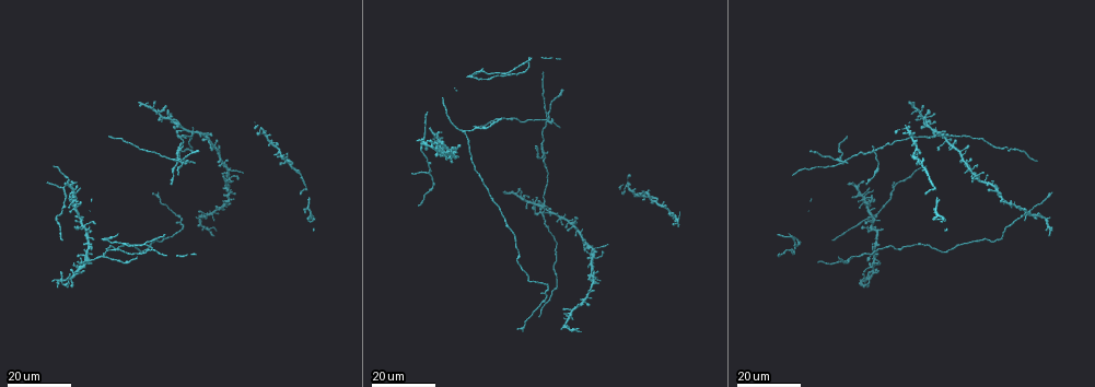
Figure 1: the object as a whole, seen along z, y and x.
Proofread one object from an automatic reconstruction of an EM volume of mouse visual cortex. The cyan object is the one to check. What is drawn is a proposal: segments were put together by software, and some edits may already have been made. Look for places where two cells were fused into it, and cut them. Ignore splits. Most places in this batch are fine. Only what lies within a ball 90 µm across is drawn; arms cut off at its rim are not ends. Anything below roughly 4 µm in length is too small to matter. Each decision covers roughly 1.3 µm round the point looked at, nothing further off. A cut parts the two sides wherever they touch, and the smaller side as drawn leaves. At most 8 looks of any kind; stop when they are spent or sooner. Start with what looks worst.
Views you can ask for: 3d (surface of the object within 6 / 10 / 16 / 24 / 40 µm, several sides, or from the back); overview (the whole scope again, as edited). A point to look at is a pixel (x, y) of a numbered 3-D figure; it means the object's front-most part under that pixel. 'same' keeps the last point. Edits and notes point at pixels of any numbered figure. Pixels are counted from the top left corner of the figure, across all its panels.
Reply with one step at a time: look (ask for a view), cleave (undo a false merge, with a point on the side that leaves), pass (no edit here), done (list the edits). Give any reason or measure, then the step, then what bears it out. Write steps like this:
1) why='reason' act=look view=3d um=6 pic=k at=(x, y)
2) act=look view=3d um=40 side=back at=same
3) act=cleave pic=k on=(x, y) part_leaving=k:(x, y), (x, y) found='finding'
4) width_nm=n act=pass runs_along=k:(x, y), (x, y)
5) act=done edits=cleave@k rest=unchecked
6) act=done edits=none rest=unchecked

why='looks like a crossing' act=look view=3d um=24 pic=1 at=(548, 119)

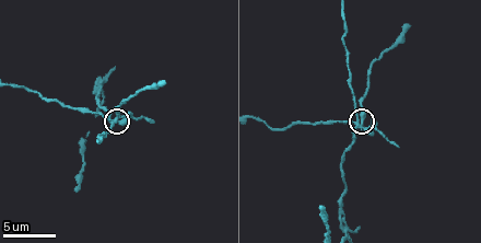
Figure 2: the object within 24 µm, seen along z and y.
act=look view=3d um=10 pic=2 at=(360, 125)

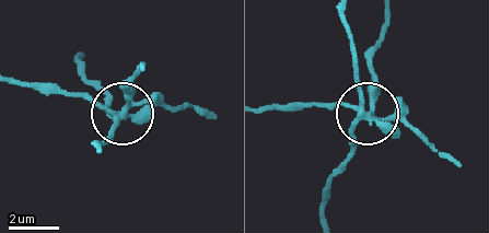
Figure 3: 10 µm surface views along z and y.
act=cleave pic=3 on=(153, 96) part_leaving=3:(121, 114), (23, 85) found='two cells meet here'

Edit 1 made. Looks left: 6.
why='thin arm on a thick one' act=look view=3d um=24 pic=1 at=(874, 150)

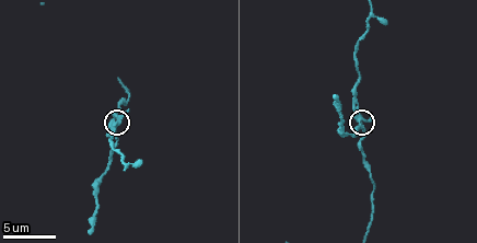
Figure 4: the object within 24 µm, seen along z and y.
act=look view=3d um=6 pic=4 at=(360, 123)

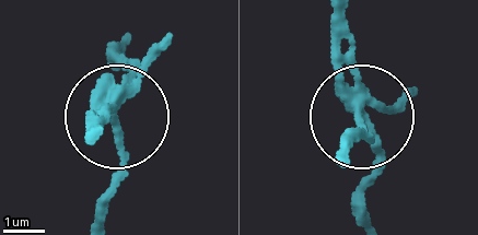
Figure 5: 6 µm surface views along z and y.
arms=5 act=cleave pic=5 on=(154, 44) found='two cells meet here'

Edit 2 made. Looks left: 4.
act=look view=overview

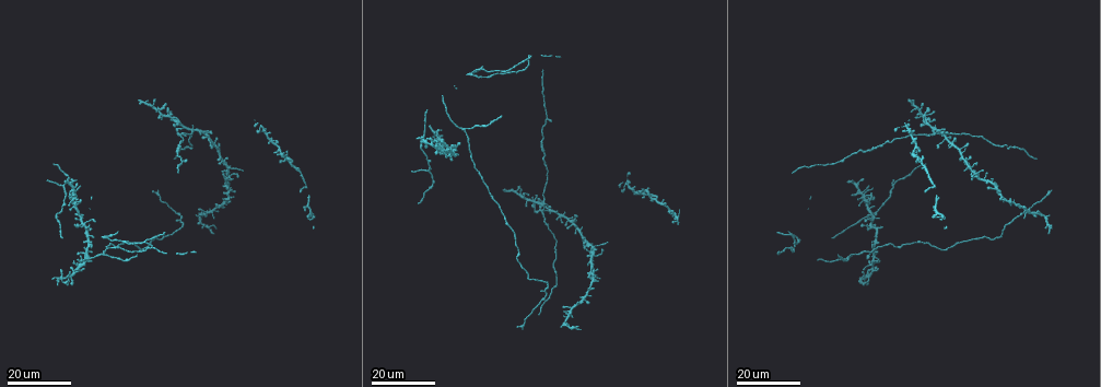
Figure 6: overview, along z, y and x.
act=look view=3d um=16 pic=6 at=(98, 254)

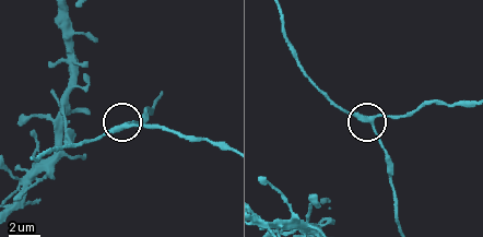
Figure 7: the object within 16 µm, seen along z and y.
act=look view=3d um=10 pic=7 at=(370, 120)

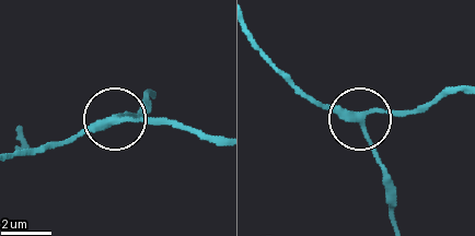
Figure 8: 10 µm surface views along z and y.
width_nm=240 act=pass runs_along=8:(152, 96), (146, 96), (137, 116), (118, 119), (175, 121) found='one cell here'

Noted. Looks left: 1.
act=done edits=cleave@3,cleave@5 rest=unchecked

